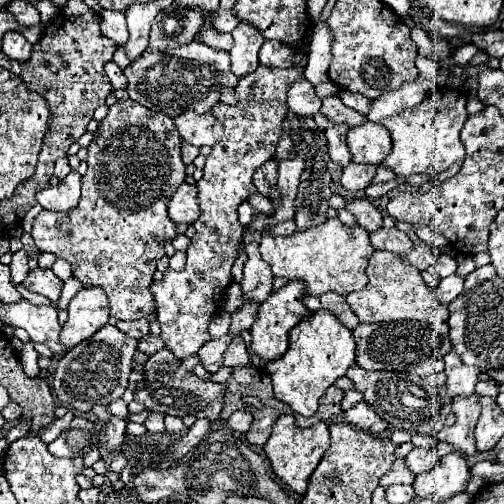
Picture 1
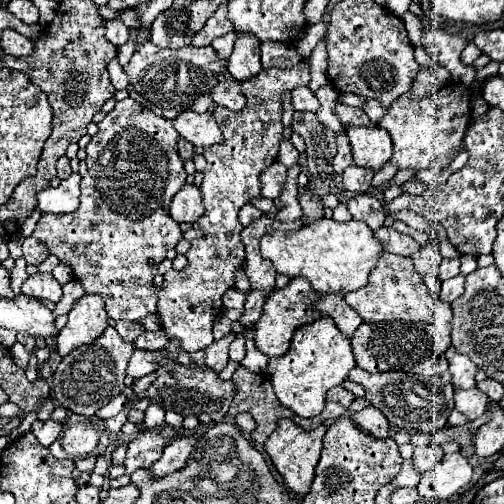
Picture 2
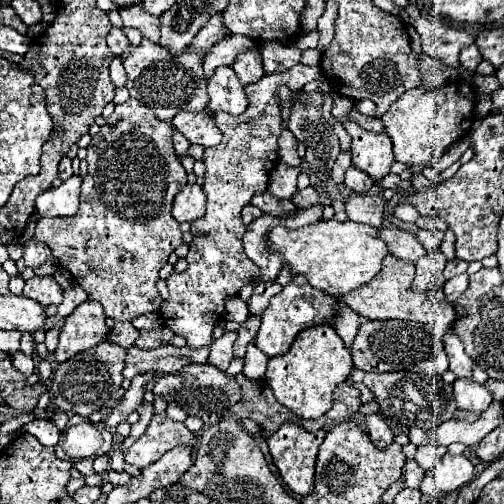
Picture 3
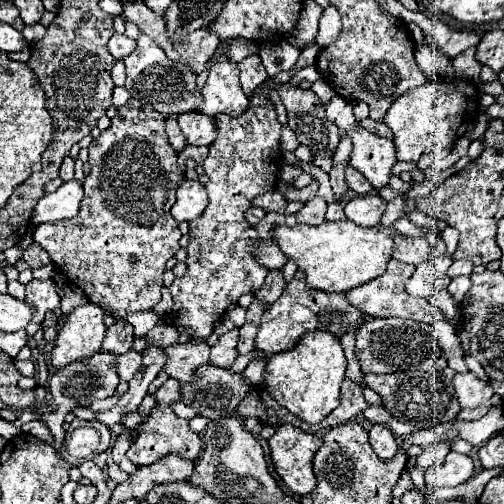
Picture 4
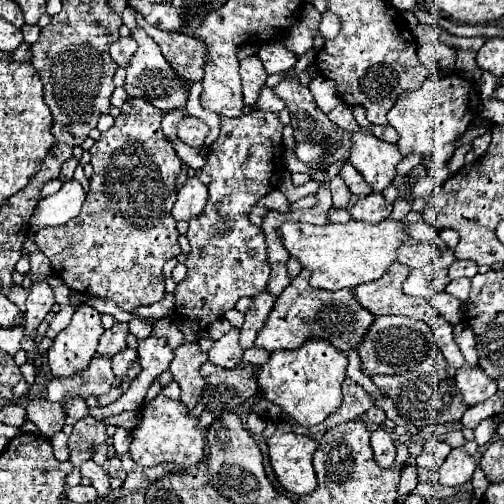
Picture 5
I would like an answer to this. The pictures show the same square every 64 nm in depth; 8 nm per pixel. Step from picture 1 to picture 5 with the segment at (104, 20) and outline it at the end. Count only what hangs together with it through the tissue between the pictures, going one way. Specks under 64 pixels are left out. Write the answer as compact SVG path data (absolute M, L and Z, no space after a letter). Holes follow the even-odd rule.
M126 36L126 38L118 38L116 42L110 44L110 56L116 60L118 66L126 66L132 58L132 54L136 52L138 44L136 40L132 40L132 36Z

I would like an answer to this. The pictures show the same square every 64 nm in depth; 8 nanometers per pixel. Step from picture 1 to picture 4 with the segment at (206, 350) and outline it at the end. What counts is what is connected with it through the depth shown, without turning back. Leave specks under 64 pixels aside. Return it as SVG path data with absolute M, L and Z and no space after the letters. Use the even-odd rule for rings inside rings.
M236 328L222 334L210 350L210 364L220 366L220 368L230 368L238 356L236 342L238 342L238 330Z

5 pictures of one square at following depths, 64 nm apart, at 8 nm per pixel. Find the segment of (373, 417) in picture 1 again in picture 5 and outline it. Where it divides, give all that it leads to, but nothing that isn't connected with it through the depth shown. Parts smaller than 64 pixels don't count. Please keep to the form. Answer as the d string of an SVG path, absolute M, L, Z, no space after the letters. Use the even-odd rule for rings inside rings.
M378 428L372 432L370 442L372 442L372 450L374 450L374 458L376 458L378 466L390 468L396 458L396 446L394 446L390 432L386 432L384 428Z

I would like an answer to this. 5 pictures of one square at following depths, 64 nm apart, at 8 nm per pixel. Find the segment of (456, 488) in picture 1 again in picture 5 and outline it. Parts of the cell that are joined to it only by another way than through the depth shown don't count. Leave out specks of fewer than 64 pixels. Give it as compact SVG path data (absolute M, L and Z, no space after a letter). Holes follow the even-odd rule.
M454 448L438 470L440 484L444 484L444 486L462 486L464 482L468 482L472 478L474 470L476 470L474 458L468 456L464 452L464 448Z

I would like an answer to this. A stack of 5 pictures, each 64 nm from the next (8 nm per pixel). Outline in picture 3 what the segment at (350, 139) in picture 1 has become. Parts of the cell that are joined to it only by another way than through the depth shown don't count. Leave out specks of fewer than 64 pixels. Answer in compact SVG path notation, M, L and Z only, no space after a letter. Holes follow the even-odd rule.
M333 94L334 105L332 114L336 120L344 124L346 132L352 138L352 166L364 170L370 174L370 178L380 180L388 174L390 164L394 162L392 156L392 140L386 132L368 132L360 128L358 124L348 119L348 111L351 109L353 101L348 97ZM344 100L344 101L340 101Z

